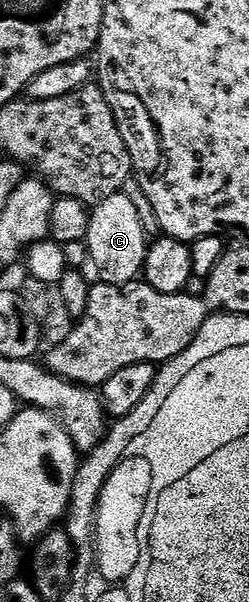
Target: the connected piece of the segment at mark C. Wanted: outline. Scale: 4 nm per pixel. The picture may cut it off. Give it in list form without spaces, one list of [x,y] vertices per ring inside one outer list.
[[[123,192],[104,199],[91,210],[89,231],[85,242],[91,264],[95,265],[99,280],[107,285],[123,285],[135,280],[142,271],[148,238],[143,231],[138,209],[133,199]]]

